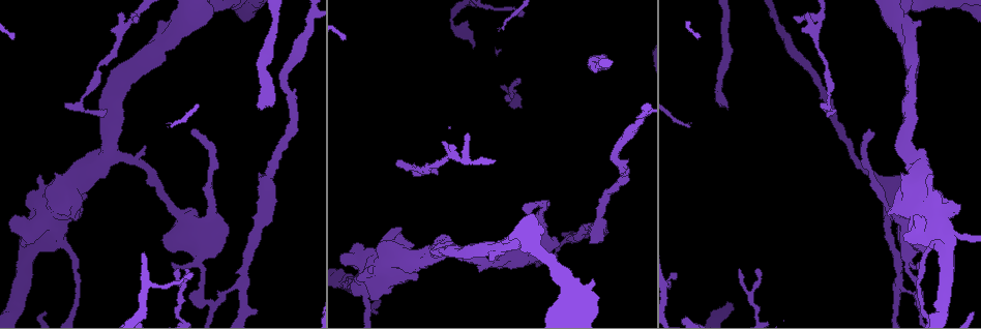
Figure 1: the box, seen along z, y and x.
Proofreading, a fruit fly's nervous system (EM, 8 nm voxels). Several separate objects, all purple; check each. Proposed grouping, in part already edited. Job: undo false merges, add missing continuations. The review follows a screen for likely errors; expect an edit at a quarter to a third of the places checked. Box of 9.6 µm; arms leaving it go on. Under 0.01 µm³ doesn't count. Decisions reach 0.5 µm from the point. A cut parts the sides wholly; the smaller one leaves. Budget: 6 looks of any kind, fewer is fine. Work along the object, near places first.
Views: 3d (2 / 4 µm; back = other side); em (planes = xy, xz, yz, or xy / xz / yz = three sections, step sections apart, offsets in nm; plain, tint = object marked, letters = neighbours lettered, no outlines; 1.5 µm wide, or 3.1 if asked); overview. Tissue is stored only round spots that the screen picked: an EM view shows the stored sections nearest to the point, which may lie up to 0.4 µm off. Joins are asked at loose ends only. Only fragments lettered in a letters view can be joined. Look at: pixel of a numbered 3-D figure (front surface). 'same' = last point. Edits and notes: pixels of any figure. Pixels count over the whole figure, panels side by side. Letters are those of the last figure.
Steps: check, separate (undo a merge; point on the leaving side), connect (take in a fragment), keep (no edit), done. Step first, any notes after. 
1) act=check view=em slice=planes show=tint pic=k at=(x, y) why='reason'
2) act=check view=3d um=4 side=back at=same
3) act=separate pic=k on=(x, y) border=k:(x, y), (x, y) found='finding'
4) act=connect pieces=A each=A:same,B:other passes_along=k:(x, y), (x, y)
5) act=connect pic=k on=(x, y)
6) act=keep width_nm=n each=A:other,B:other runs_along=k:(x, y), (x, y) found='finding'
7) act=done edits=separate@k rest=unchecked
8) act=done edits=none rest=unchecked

act=check view=3d um=4 pic=1 at=(891, 191) why='branch point'

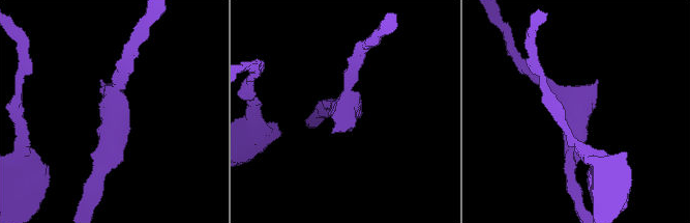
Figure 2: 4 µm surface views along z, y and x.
act=check view=em slice=yz step=4 show=tint pic=2 at=(115, 109) why='now the EM'

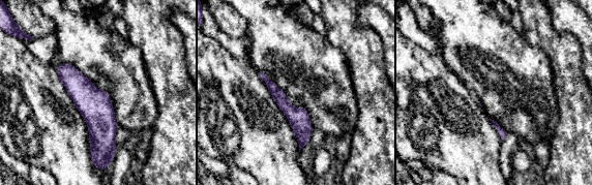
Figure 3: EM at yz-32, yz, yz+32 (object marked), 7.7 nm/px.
act=check view=em slice=planes show=letters at=same

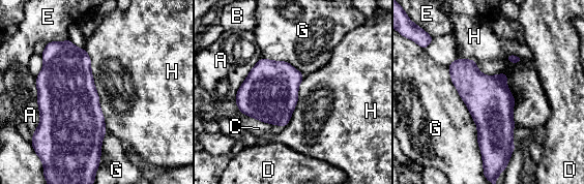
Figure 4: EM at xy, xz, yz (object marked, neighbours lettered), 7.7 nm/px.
act=keep longest_contact=G:800nm each=A:other,B:other,C:other,D:other,E:other,G:other,H:other border=4:(457, 58), (507, 73), (515, 124) found='all the same neuron'

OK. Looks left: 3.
act=check view=3d um=4 pic=1 at=(755, 272) why='an open end'

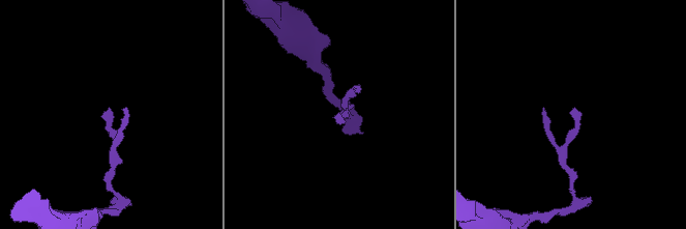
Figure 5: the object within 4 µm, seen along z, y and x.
act=check view=em slice=planes show=letters pic=5 at=(110, 112)

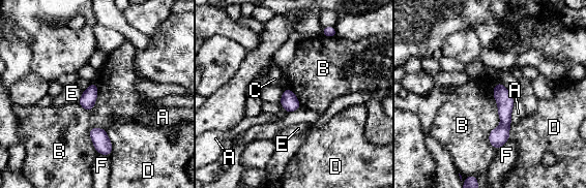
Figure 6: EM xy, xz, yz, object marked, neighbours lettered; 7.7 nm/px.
act=keep each=A:other,B:other,C:other,D:other,E:other,F:other runs_along=6:(499, 86), (504, 127), (497, 146) found='no lettered fragment goes on from it'

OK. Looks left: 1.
act=done edits=none rest=unchecked

